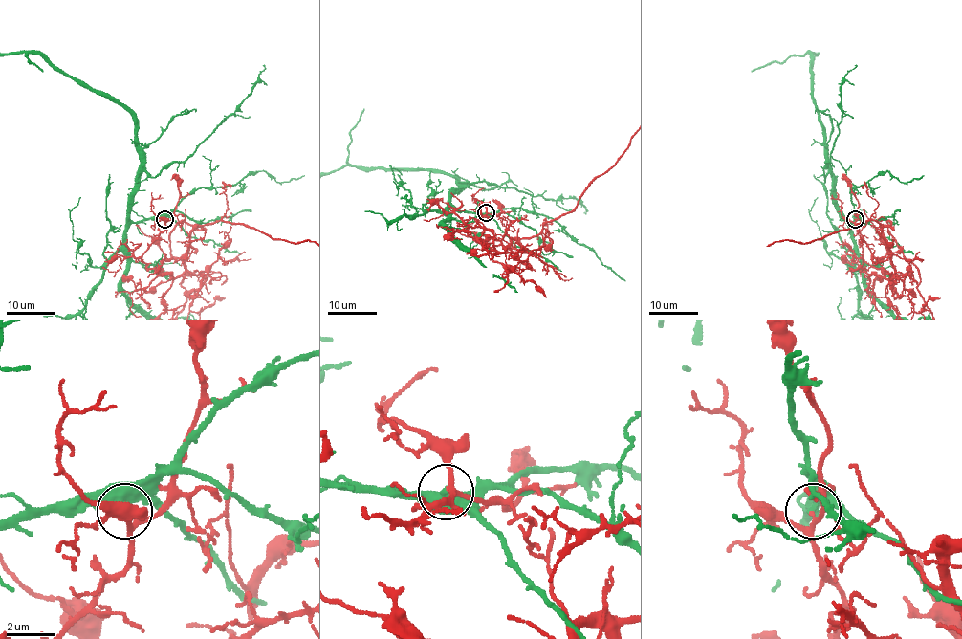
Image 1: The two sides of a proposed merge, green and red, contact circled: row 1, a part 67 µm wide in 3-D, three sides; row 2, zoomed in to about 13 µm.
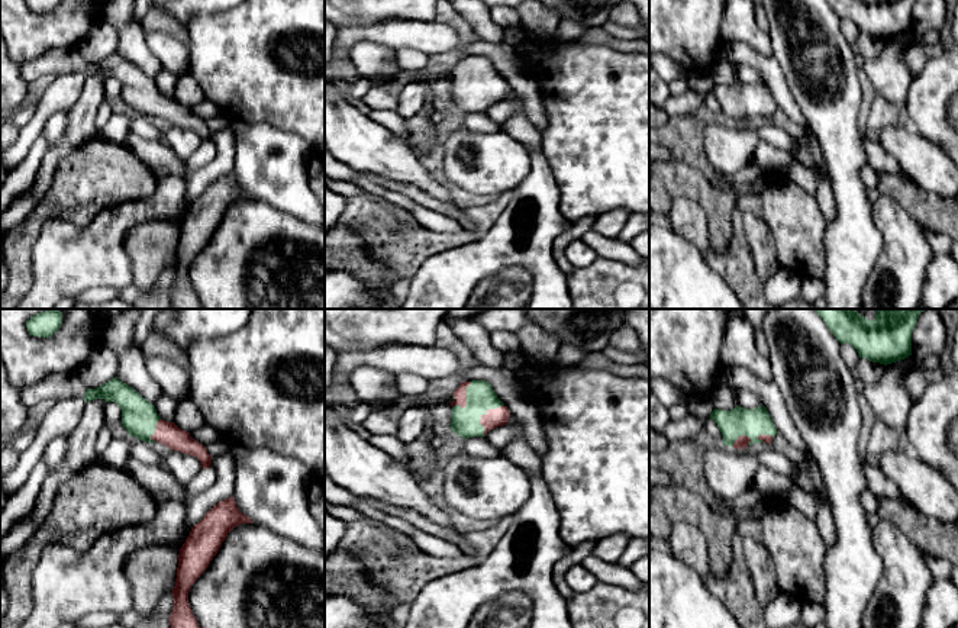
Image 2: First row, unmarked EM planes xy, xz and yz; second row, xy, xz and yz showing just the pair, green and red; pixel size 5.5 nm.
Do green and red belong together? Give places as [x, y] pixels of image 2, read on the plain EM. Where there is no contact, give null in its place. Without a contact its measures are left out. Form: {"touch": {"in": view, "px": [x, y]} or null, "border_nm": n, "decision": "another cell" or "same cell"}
{"touch": {"in": "xz", "px": [483, 89]}, "border_nm": 200, "decision": "another cell"}

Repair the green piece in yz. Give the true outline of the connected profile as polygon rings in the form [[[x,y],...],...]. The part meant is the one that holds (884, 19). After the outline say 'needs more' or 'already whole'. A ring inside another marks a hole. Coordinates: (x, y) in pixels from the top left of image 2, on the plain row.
[[[828,0],[841,19],[851,19],[859,33],[891,39],[912,30],[916,0]]]; already whole

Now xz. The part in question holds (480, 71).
[[[472,55],[467,62],[467,81],[461,83],[455,80],[452,83],[451,104],[462,112],[486,112],[486,103],[480,99],[481,91],[488,84],[497,84],[504,78],[497,73],[491,59],[486,55]]]; already whole

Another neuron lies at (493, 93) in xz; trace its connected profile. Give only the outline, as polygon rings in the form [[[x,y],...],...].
[[[500,81],[497,84],[488,84],[486,90],[481,90],[480,99],[486,103],[484,110],[487,110],[488,106],[507,100],[510,94],[510,86],[507,81]]]

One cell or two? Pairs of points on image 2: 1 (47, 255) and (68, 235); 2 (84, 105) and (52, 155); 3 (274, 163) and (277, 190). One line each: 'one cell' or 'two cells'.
1: one cell
2: one cell
3: one cell

